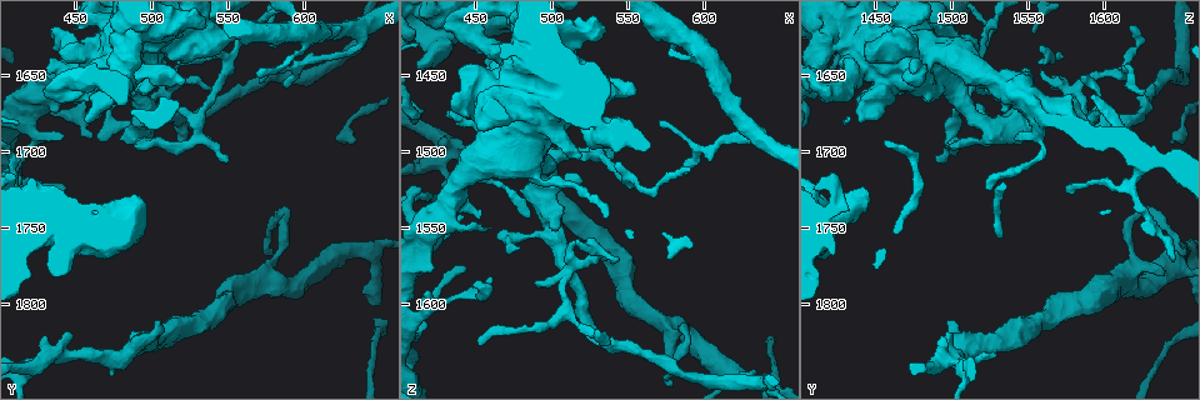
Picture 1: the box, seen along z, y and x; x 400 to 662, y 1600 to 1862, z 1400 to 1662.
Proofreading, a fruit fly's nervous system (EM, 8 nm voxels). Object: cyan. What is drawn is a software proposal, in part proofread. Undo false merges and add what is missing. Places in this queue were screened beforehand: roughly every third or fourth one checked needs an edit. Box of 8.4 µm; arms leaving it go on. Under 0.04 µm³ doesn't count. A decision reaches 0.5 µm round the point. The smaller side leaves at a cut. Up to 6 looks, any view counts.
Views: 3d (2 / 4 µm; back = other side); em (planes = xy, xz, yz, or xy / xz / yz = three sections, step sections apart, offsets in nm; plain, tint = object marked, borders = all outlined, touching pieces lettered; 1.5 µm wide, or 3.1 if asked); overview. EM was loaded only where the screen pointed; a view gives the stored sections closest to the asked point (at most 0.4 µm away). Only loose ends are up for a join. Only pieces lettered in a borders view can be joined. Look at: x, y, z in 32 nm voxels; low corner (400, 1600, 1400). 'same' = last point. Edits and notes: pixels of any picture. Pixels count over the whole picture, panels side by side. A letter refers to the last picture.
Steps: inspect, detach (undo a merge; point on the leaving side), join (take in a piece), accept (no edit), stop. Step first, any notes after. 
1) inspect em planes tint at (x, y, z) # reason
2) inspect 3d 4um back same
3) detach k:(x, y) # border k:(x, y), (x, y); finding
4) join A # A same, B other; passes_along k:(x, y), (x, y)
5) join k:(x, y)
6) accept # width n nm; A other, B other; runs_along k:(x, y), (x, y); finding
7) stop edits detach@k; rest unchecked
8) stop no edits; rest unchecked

inspect em planes borders at (636, 1622, 1492) # three-way junction

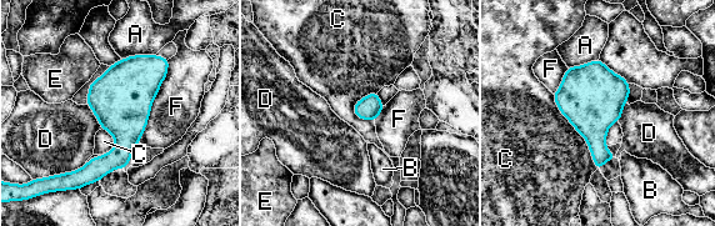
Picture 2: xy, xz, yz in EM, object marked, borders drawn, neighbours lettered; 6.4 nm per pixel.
accept # width 400 nm; longest_contact F 600 nm; A other, B other, C other, D other, E other, F other; all the same cell

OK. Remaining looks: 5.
inspect 3d 2um at (430, 1648, 1476) # branch stops here

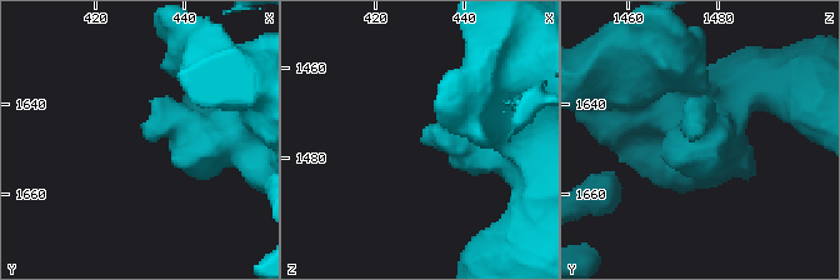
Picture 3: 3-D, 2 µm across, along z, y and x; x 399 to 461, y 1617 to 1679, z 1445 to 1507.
inspect em xz step 8 tint at (431, 1647, 1474)

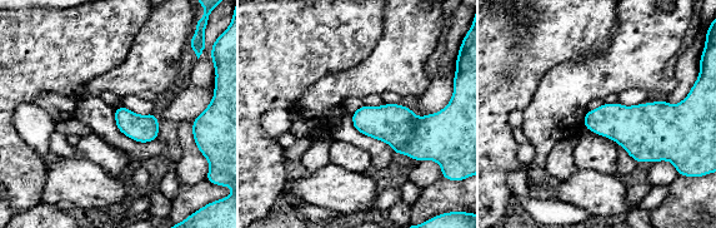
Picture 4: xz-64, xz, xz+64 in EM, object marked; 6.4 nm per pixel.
inspect em xz step 8 borders same # what lies round it

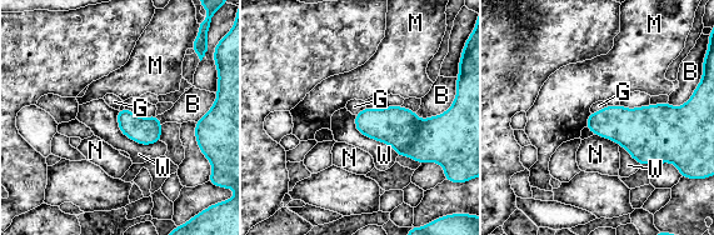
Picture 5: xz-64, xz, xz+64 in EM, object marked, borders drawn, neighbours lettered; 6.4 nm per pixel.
accept # B other, G other, M other, N other, W other; border 5:(590, 113), (585, 126); no lettered piece goes on from it

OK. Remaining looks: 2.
stop no edits; rest unchecked

